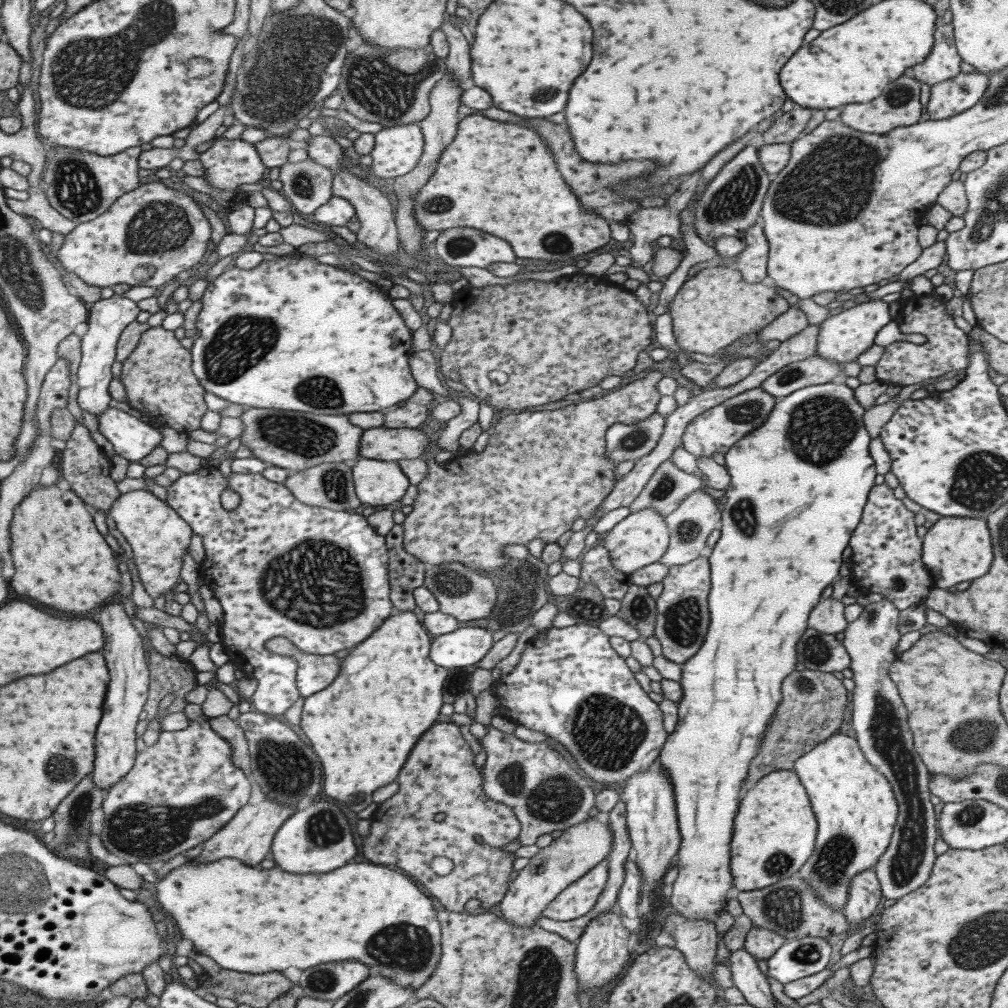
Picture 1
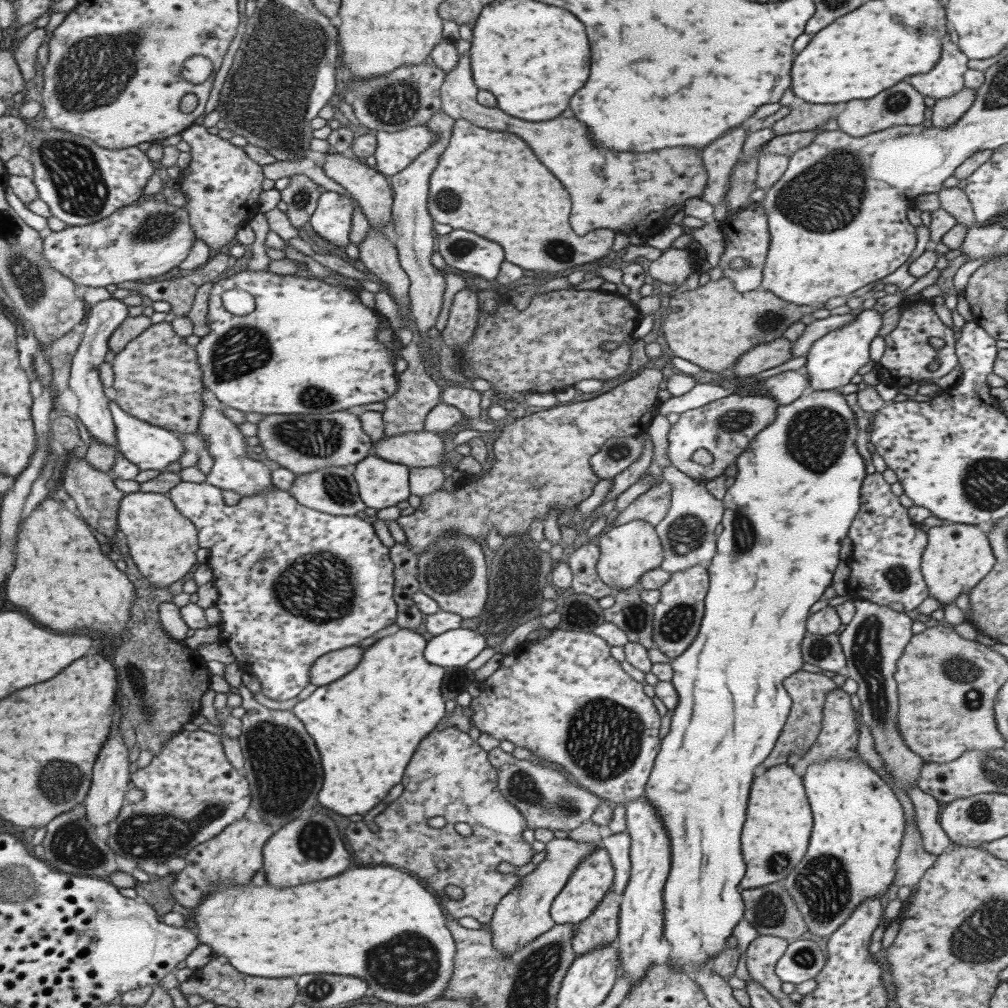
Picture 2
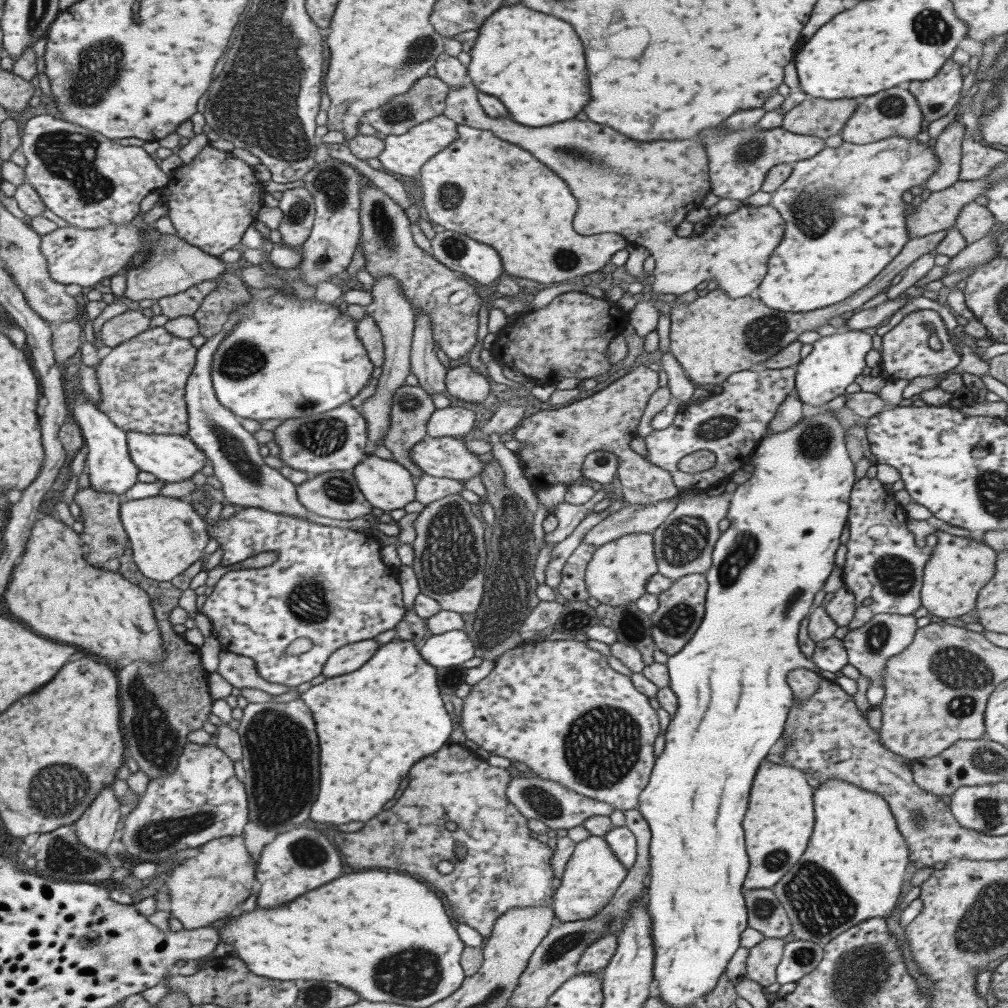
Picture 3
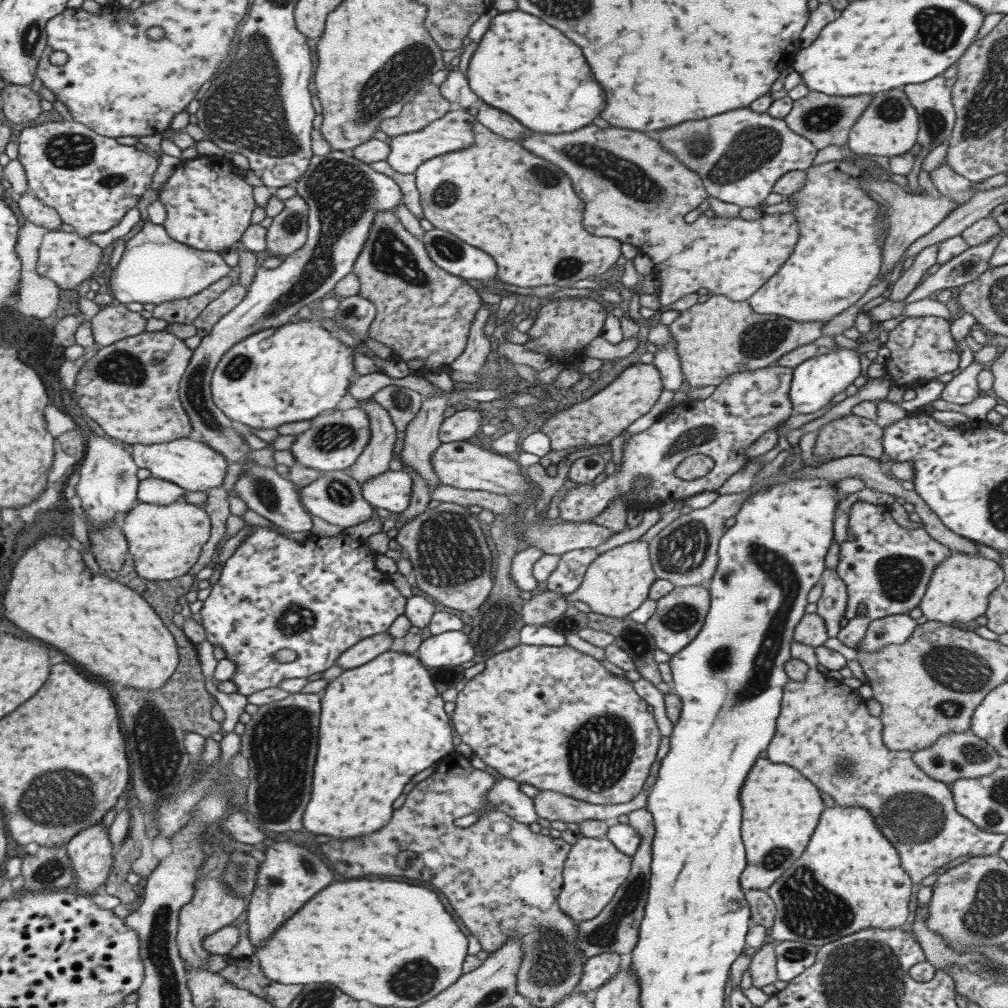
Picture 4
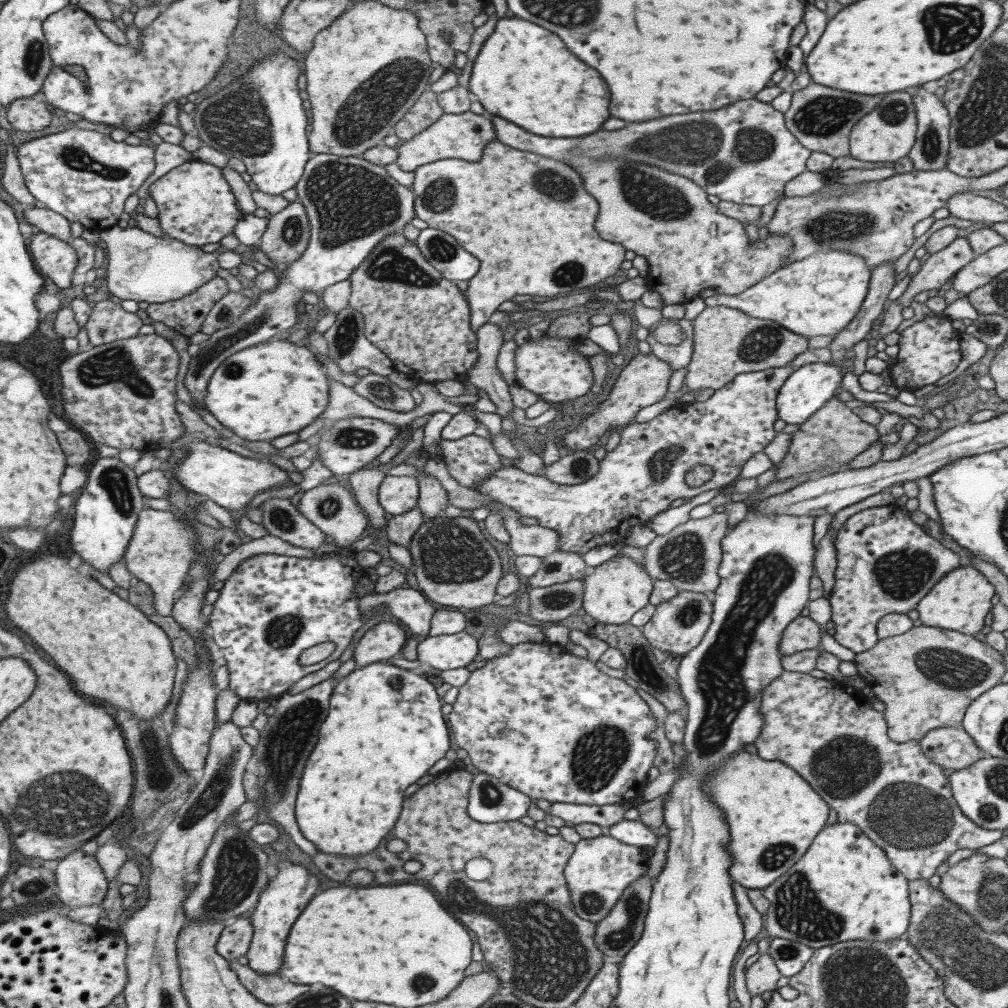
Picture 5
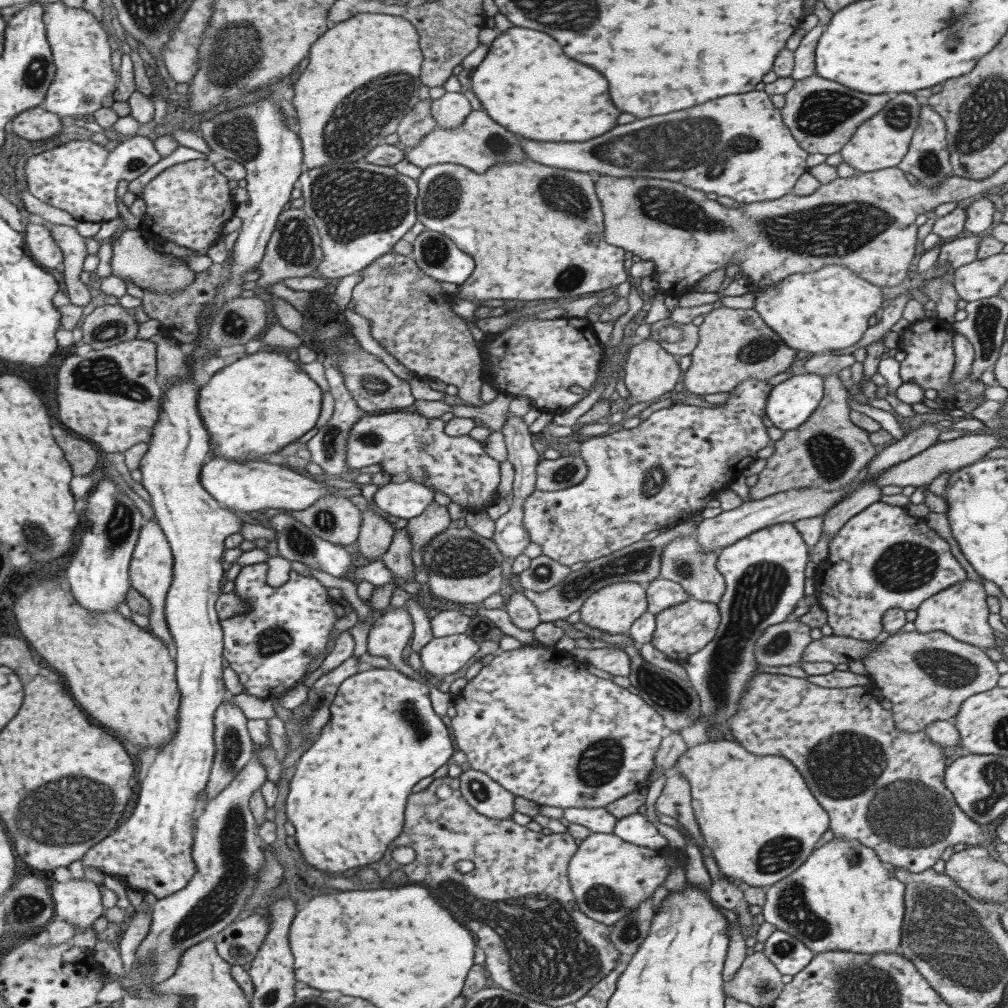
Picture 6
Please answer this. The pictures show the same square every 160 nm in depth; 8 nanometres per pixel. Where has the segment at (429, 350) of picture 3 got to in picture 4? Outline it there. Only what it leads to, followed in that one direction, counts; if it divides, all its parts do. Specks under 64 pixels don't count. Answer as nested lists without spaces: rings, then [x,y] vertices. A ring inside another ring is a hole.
[[[442,394],[441,398],[422,398],[419,411],[406,424],[404,430],[405,438],[403,438],[400,462],[410,466],[426,482],[430,490],[431,487],[440,484],[433,470],[431,457],[441,444],[438,440],[438,428],[443,420],[447,399],[446,394]]]

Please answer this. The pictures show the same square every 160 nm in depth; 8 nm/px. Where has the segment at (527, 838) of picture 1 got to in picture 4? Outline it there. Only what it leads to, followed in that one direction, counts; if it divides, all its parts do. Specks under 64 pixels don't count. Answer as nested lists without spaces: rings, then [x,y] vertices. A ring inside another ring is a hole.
[[[657,760],[653,761],[649,767],[645,784],[629,802],[623,804],[589,804],[583,800],[575,800],[571,796],[565,796],[560,792],[539,790],[539,793],[531,799],[534,811],[537,816],[545,818],[549,822],[559,820],[559,822],[566,824],[579,824],[584,820],[601,820],[612,823],[617,816],[629,814],[646,806],[647,794],[655,782],[659,765]]]

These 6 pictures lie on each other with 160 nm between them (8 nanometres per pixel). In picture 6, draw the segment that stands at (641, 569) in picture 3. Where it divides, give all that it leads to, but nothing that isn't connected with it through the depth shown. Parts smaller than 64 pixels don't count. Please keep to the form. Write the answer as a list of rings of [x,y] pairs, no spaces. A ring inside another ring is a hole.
[[[625,581],[607,584],[590,594],[579,607],[580,621],[607,634],[623,634],[646,611],[645,584]]]

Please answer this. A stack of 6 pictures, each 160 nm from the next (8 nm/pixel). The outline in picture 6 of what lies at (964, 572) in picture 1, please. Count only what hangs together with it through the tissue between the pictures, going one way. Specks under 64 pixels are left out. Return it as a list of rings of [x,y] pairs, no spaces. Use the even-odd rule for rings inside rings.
[[[969,579],[956,582],[933,596],[923,600],[916,608],[916,617],[913,621],[915,632],[941,631],[955,640],[965,644],[972,644],[979,649],[999,646],[993,644],[993,629],[987,625],[987,604],[985,603],[983,585]]]

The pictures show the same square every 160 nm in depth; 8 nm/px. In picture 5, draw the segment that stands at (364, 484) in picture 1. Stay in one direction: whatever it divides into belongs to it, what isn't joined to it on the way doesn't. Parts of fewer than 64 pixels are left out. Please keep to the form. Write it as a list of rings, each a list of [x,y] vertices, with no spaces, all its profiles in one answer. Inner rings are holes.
[[[387,475],[380,482],[377,502],[390,515],[403,515],[413,509],[418,499],[418,482],[414,477]]]

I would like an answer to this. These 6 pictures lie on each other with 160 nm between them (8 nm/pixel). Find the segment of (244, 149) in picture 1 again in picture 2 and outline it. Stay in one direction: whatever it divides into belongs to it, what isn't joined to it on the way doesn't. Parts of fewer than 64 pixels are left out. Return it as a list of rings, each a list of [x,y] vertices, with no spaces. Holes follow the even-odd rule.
[[[193,123],[179,133],[180,140],[189,145],[191,160],[180,170],[177,182],[185,196],[182,206],[187,213],[189,228],[194,237],[205,242],[210,250],[226,246],[235,238],[237,227],[254,216],[259,208],[262,167],[255,164],[243,152],[242,147],[233,146],[228,140],[207,133],[203,125]]]

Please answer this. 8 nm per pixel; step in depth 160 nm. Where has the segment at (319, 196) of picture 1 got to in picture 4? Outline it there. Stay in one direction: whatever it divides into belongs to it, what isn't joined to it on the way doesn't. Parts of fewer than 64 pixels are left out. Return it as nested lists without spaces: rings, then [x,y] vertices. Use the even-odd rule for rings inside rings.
[[[299,195],[285,199],[281,212],[266,228],[265,248],[281,257],[299,250],[306,241],[307,213],[307,205]]]

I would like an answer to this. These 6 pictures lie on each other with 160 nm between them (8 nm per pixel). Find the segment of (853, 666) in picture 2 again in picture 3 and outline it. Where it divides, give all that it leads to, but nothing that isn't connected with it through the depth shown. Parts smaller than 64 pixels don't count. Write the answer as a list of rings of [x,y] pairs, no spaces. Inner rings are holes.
[[[876,614],[859,628],[849,629],[841,640],[848,664],[854,666],[859,674],[869,678],[869,682],[871,682],[871,685],[865,691],[865,696],[867,702],[873,708],[879,706],[884,695],[882,681],[884,676],[882,674],[884,673],[886,660],[905,651],[917,628],[915,619],[913,615]]]

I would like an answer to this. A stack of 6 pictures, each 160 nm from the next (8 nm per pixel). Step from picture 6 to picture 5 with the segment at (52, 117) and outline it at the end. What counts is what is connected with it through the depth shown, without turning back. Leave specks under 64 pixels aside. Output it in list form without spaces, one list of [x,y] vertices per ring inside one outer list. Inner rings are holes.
[[[35,96],[17,99],[7,110],[8,122],[23,132],[47,128],[51,116],[47,104]]]

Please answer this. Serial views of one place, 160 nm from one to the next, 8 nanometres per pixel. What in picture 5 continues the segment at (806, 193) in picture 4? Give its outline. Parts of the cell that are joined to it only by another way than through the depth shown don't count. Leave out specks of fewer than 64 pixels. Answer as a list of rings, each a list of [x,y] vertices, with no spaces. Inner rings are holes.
[[[828,250],[779,267],[739,294],[729,296],[716,292],[703,299],[703,304],[735,308],[756,319],[772,320],[807,339],[834,336],[856,316],[867,294],[869,279],[870,270],[858,253]]]

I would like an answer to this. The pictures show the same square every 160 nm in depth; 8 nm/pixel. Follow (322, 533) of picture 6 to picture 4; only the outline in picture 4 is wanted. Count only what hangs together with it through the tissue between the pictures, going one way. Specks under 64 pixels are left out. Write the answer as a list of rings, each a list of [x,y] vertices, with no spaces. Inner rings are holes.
[[[341,471],[323,472],[317,480],[301,487],[300,500],[310,516],[316,516],[327,524],[335,524],[343,529],[370,520],[373,516],[373,507],[363,500],[360,484],[351,475]]]

